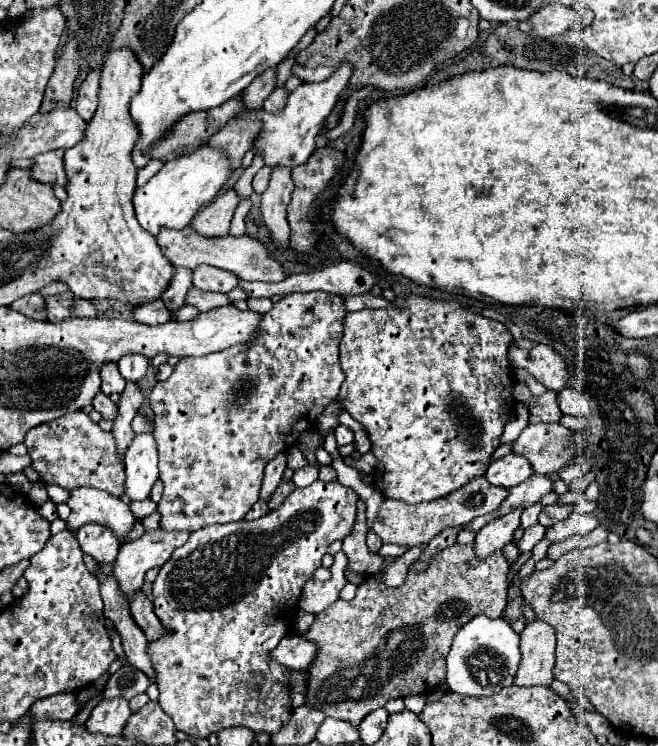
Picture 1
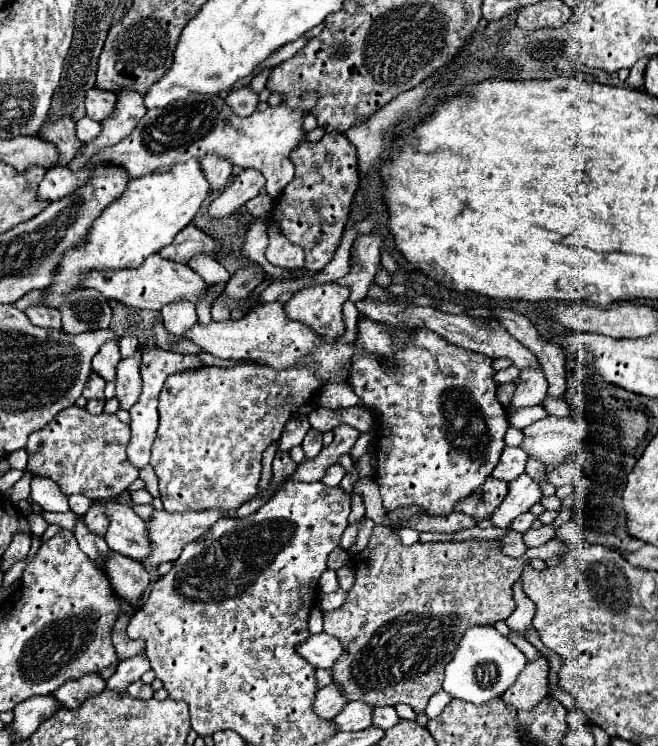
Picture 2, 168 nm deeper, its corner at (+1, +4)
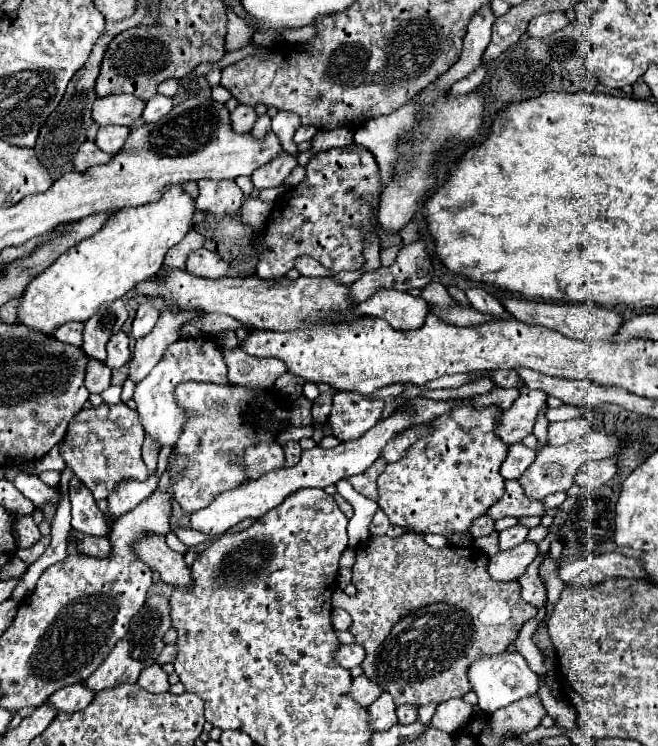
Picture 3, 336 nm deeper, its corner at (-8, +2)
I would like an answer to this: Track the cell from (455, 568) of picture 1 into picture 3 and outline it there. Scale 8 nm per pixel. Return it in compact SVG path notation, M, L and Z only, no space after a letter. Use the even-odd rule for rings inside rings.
M405 533L397 539L387 537L387 535L371 535L365 543L361 543L357 547L357 561L351 567L353 569L353 585L357 587L357 595L348 596L343 590L337 589L332 595L332 607L342 607L345 611L349 611L349 615L353 617L353 625L351 625L351 633L355 637L355 643L363 643L365 651L367 651L367 659L365 663L361 663L365 675L371 675L371 679L375 679L377 683L383 683L385 691L391 691L393 699L397 705L403 703L415 703L419 707L435 701L435 703L443 703L451 697L463 697L465 693L471 691L471 683L467 677L469 665L475 663L481 657L489 657L489 655L497 655L501 651L507 649L507 645L517 637L517 633L521 631L523 623L529 621L531 617L537 615L537 607L529 605L527 601L521 599L521 587L517 581L511 583L495 583L489 575L487 575L487 555L481 549L475 547L443 547L443 549L433 549L429 547L421 535L411 535Z

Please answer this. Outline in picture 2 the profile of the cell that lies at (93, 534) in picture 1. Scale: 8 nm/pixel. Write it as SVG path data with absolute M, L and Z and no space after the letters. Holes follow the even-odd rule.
M90 509L84 515L84 523L90 529L90 533L104 537L104 533L106 533L106 515L102 513L102 509Z

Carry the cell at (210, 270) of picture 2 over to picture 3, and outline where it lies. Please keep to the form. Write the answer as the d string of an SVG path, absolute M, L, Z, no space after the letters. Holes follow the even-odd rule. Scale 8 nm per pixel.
M201 247L187 257L187 267L191 275L205 277L205 279L219 279L225 277L229 271L229 263L223 261L217 253Z

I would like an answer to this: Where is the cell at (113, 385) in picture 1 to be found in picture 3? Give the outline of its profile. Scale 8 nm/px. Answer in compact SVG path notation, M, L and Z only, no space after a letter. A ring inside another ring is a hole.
M119 331L119 333L115 333L111 339L109 339L109 343L107 343L107 353L109 353L109 357L107 357L107 361L105 361L105 365L109 367L109 369L119 369L119 367L123 367L123 365L127 365L129 363L129 359L131 359L131 349L129 349L129 335L125 333L125 331Z

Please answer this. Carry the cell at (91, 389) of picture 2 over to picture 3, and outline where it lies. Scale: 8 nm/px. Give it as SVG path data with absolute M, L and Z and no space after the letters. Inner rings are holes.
M95 359L87 361L85 367L85 387L89 393L103 393L111 383L111 369Z

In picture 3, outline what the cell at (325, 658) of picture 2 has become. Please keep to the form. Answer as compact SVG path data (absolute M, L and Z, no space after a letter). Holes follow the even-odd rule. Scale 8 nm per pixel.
M341 645L339 651L337 651L337 661L341 663L341 667L345 669L351 669L351 667L357 667L363 663L365 659L365 649L359 647L359 645Z

